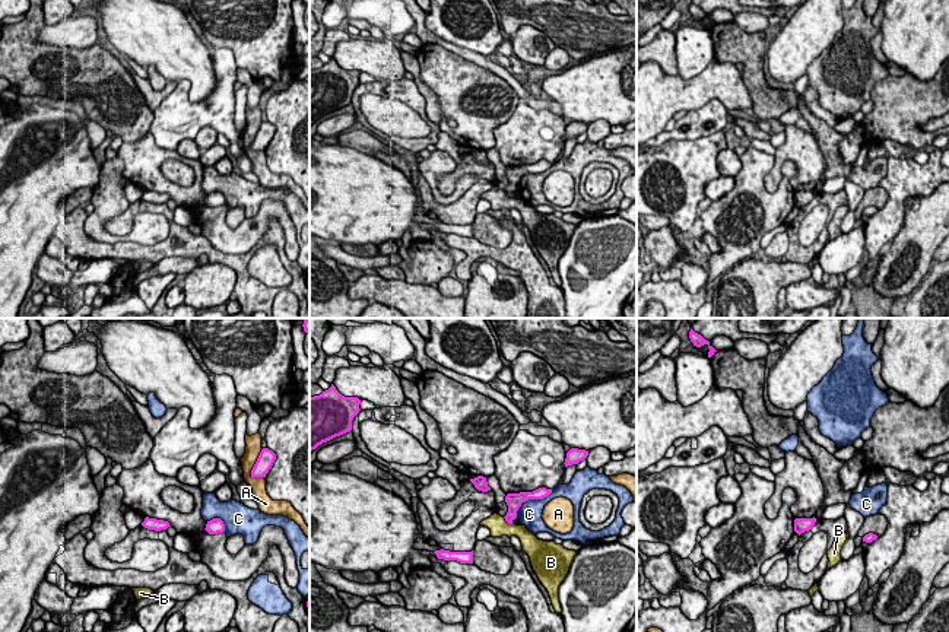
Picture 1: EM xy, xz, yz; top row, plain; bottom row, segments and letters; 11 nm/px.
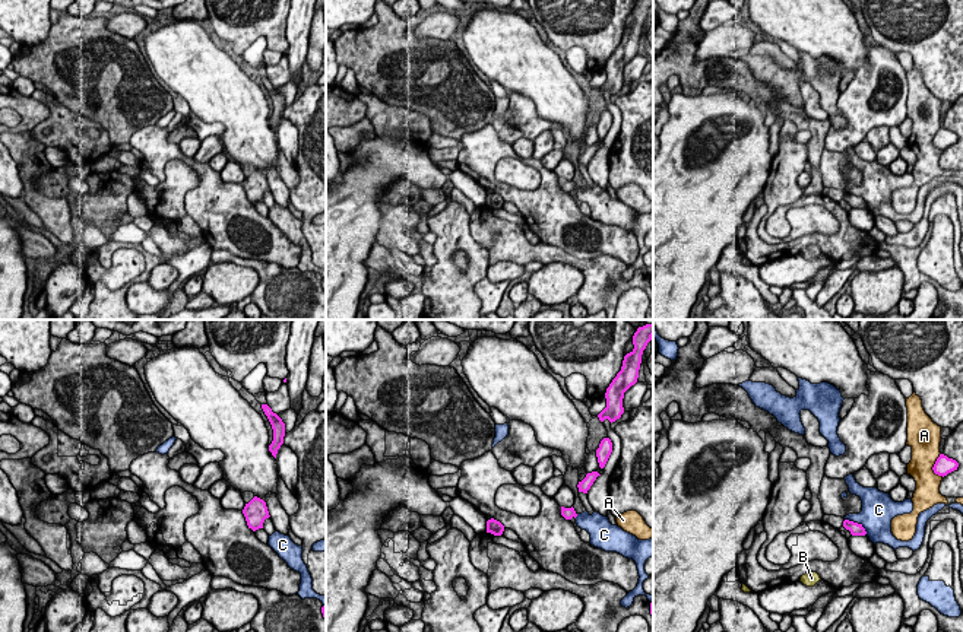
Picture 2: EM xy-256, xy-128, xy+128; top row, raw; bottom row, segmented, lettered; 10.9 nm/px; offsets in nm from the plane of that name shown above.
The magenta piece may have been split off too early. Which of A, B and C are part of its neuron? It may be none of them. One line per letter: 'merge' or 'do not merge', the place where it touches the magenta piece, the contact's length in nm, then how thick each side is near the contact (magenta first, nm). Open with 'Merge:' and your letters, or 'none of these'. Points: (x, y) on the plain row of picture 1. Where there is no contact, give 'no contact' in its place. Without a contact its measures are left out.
Merge: none of these
A: do not merge; contact xy (256, 136); length 360 nm; calibres 190 and 170 nm
B: do not merge; contact xz (507, 194); length 140 nm; calibres 170 and 200 nm
C: do not merge; contact xz (530, 171); length 500 nm; calibres 170 and 280 nm

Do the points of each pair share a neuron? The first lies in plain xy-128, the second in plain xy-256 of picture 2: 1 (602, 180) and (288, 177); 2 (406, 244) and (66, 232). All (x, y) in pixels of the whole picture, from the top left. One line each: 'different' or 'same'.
1: different
2: same

